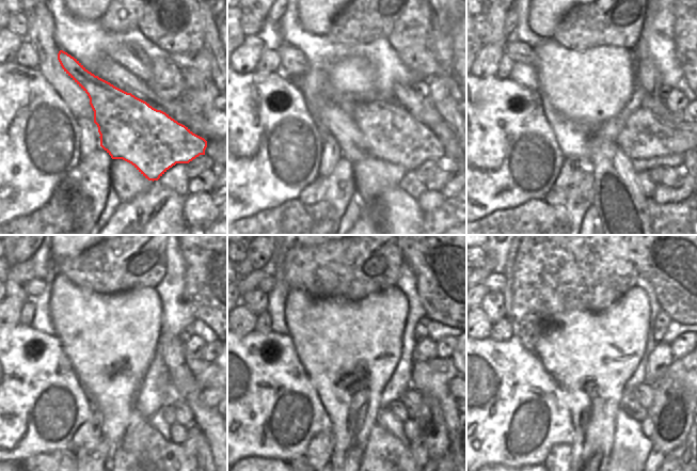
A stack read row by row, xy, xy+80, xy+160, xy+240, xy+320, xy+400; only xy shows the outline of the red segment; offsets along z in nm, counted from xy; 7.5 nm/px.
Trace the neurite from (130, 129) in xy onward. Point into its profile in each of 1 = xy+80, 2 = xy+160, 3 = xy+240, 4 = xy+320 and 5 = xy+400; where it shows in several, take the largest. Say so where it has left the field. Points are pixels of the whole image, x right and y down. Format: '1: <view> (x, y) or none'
1: xy+80 (391, 132)
2: xy+160 (643, 137)
3: xy+240 (205, 379)
4: xy+320 (268, 283)
5: xy+400 (496, 281)

